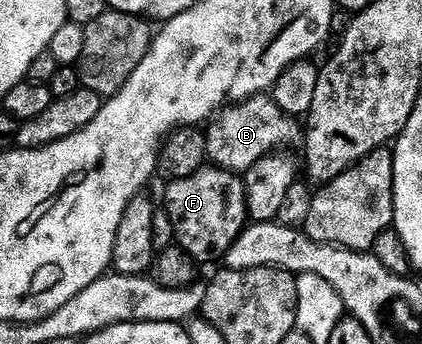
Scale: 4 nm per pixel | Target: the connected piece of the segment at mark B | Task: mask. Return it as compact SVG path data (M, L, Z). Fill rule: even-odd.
M257 95L254 96L252 98L250 98L249 100L245 100L242 103L239 103L237 106L230 106L227 107L210 125L209 125L209 129L207 129L206 132L206 153L207 153L207 159L213 164L213 165L217 165L219 167L222 167L231 172L245 172L247 170L249 170L250 167L252 167L253 164L255 164L256 161L258 161L259 159L261 159L262 157L264 157L265 155L267 155L268 153L273 153L277 148L284 148L284 147L280 147L280 146L298 146L301 147L303 145L304 142L304 132L303 129L301 127L295 128L294 125L292 124L293 121L285 114L285 112L283 110L281 110L281 108L279 108L279 106L275 103L275 101L271 98L268 97L267 95Z

